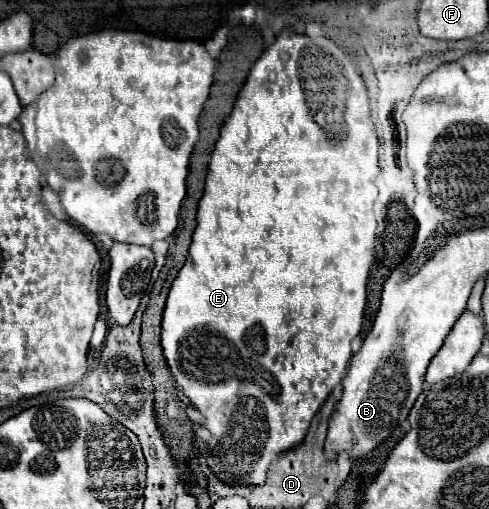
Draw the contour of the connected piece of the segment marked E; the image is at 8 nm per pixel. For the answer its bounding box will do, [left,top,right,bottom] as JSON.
[160,28,384,486]

